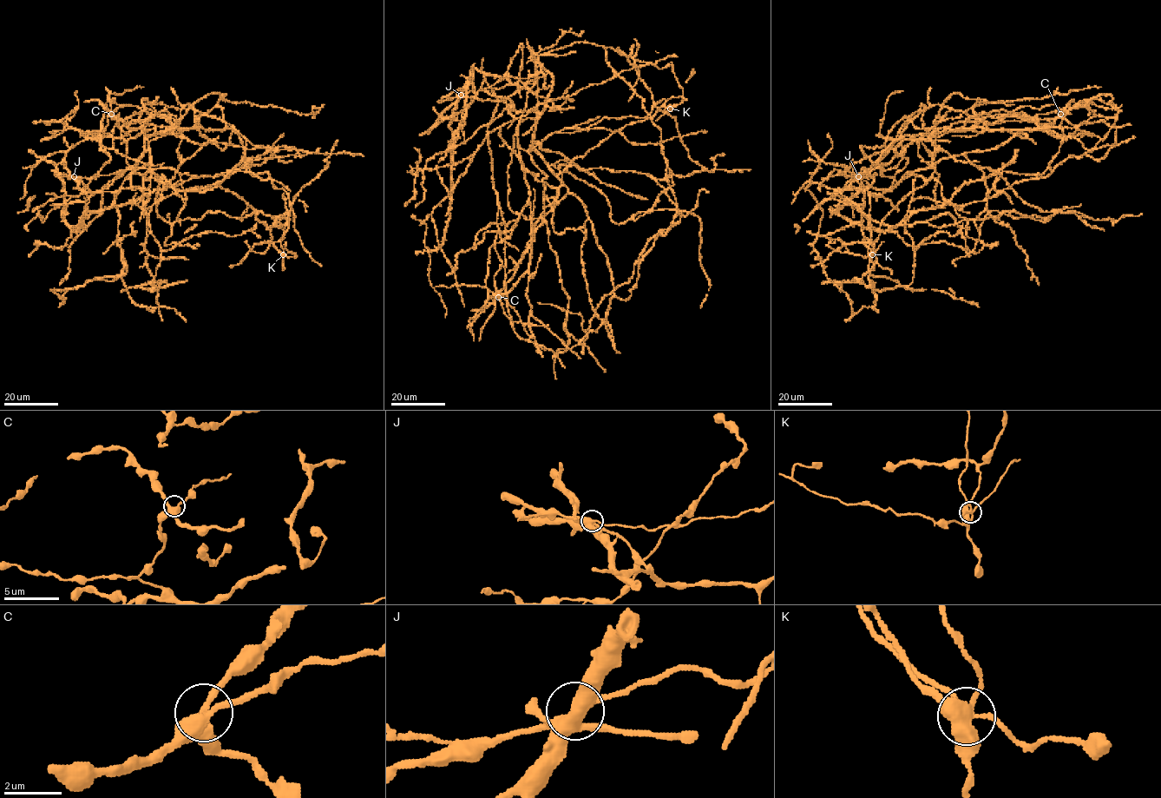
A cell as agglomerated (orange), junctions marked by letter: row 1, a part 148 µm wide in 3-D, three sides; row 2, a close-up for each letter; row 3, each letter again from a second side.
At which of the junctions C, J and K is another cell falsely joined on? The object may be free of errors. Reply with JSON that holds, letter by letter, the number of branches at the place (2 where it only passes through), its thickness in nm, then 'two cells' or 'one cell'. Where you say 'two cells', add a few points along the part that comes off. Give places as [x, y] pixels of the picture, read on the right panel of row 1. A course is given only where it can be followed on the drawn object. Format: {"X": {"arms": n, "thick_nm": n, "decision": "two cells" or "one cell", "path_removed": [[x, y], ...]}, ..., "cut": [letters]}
{"C": {"arms": 4, "thick_nm": 440, "decision": "one cell"}, "J": {"arms": 6, "thick_nm": 440, "decision": "one cell"}, "K": {"arms": 5, "thick_nm": 420, "decision": "two cells"}, "cut": ["K"]}

